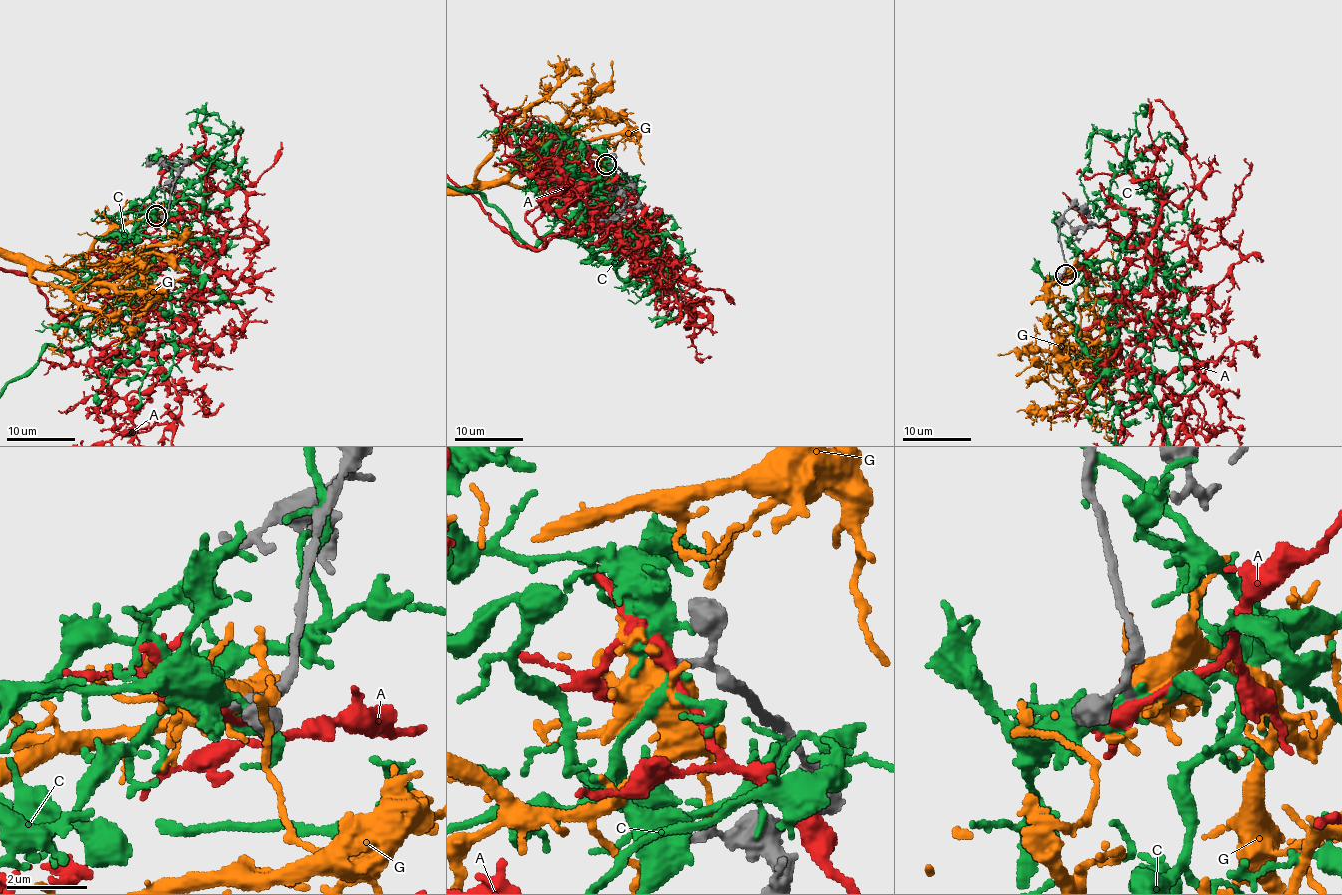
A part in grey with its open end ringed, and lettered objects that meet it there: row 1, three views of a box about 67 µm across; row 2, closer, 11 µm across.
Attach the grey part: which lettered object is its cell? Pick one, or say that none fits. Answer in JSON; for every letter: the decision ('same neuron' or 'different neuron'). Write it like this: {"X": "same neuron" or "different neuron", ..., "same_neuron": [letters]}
{"A": "different neuron", "C": "different neuron", "G": "different neuron", "same_neuron": []}

